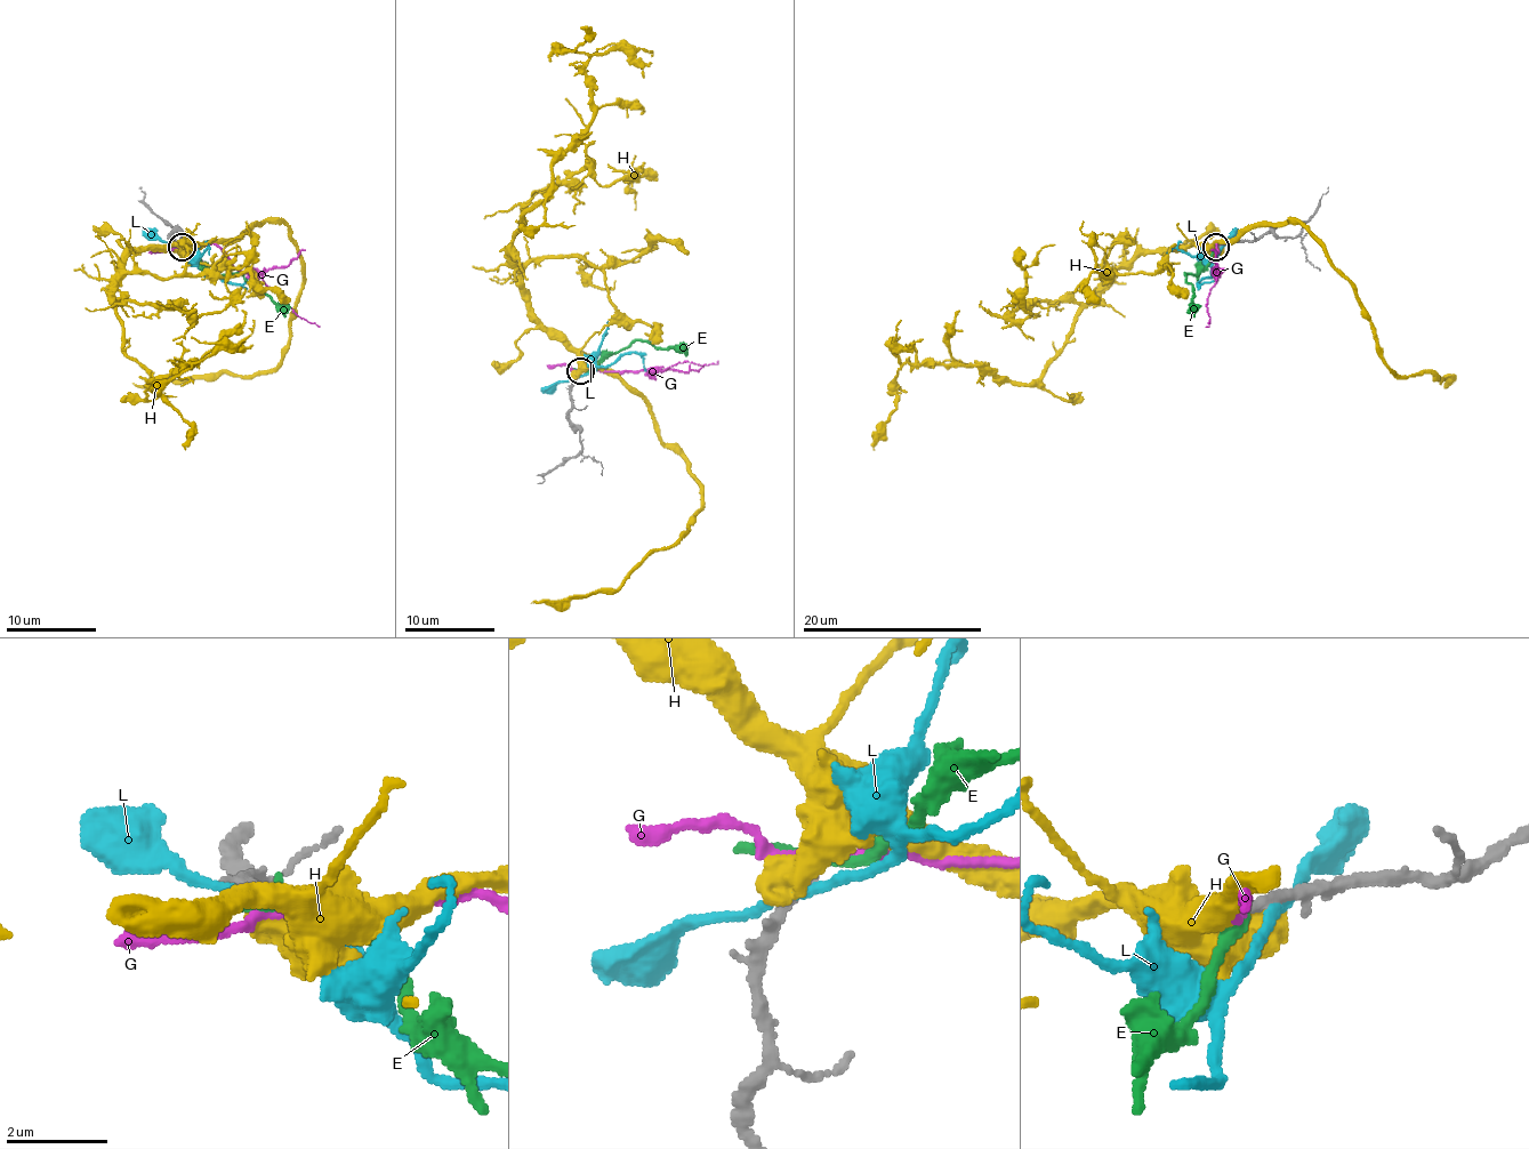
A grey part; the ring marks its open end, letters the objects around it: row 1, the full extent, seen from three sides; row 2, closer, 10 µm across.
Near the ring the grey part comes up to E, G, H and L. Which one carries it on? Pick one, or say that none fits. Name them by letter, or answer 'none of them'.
none of them

